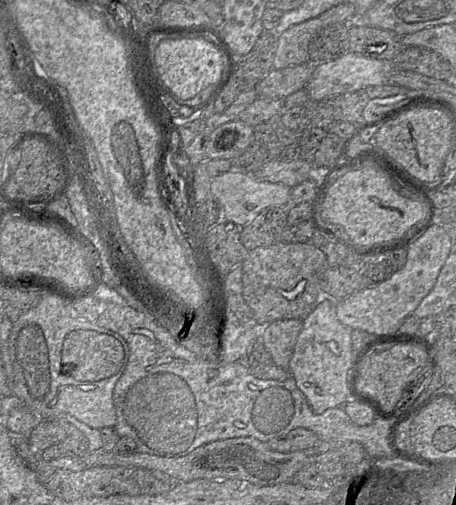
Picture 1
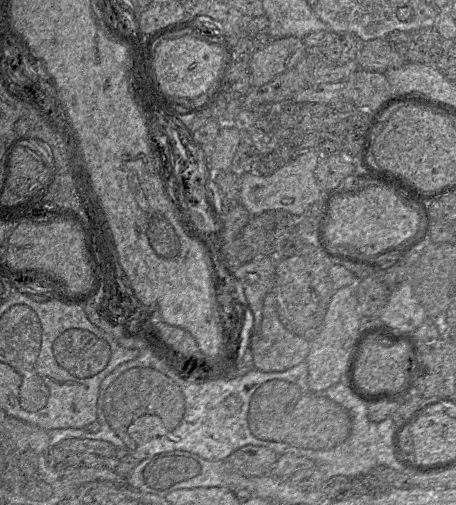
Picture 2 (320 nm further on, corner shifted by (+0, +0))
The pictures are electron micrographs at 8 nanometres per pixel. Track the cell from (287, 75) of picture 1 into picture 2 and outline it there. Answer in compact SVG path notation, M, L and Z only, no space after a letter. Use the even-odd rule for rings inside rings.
M375 39L363 43L357 63L362 70L385 73L389 69L403 66L406 61L385 39Z

